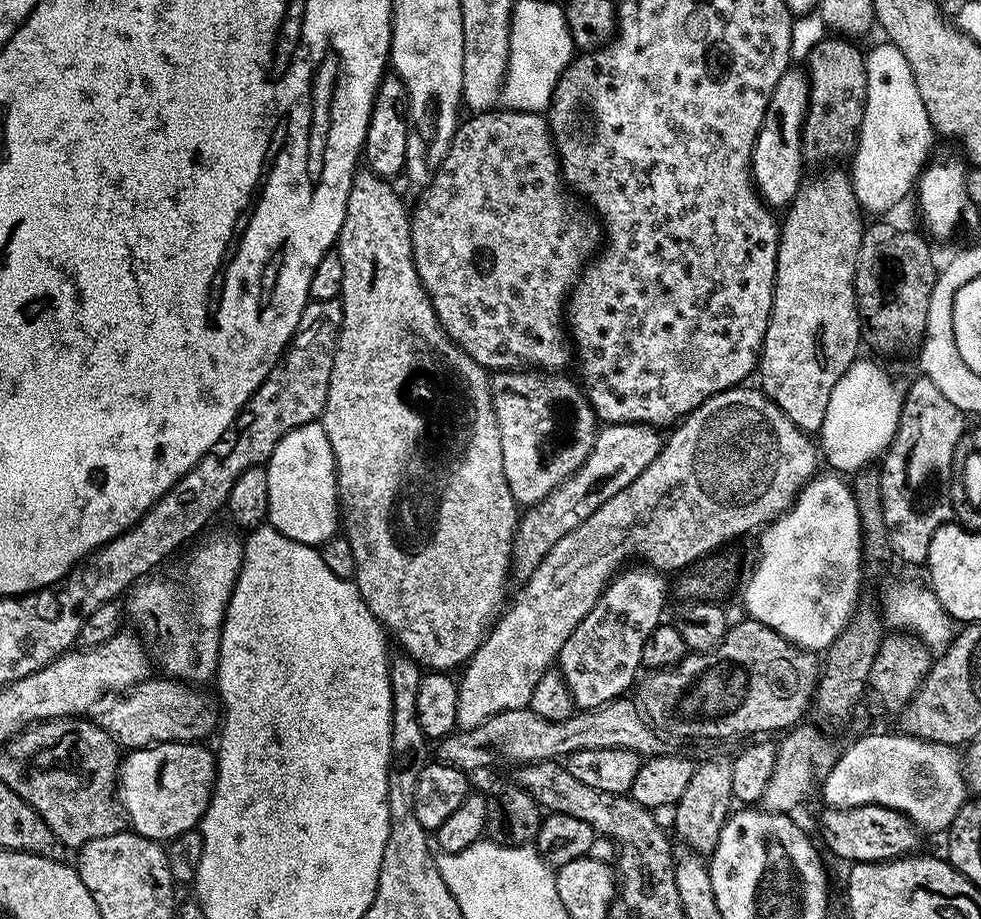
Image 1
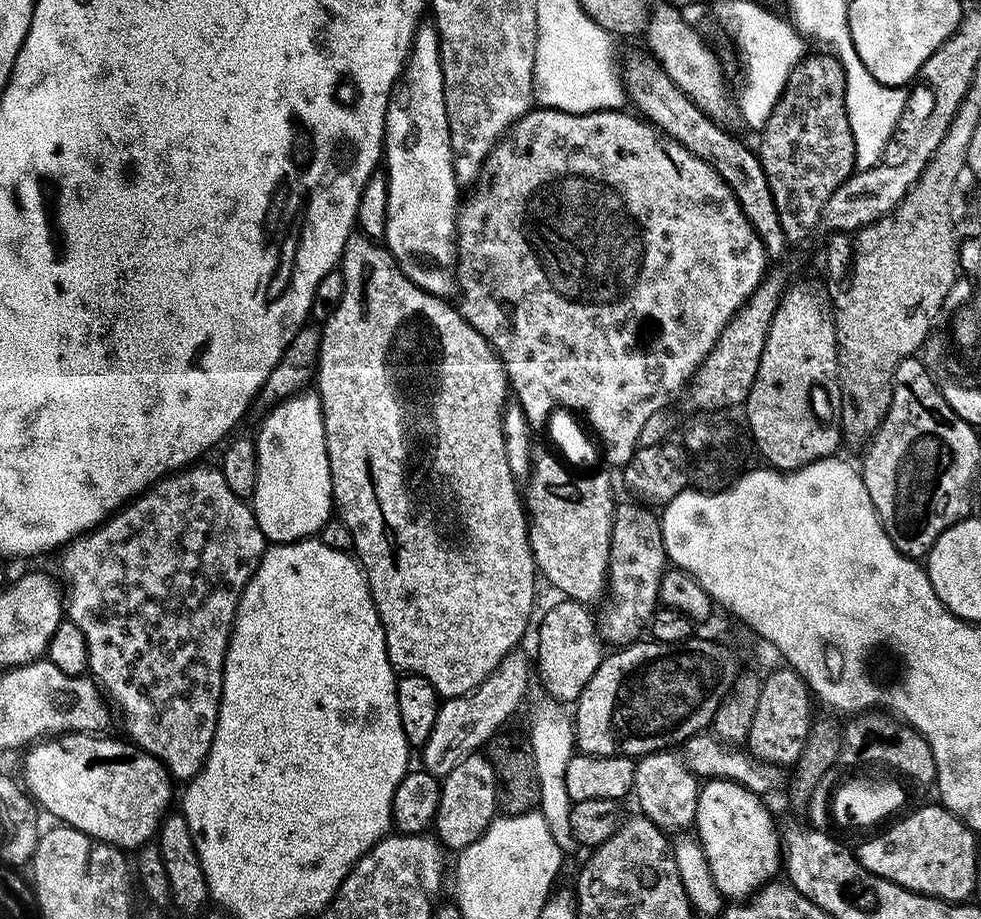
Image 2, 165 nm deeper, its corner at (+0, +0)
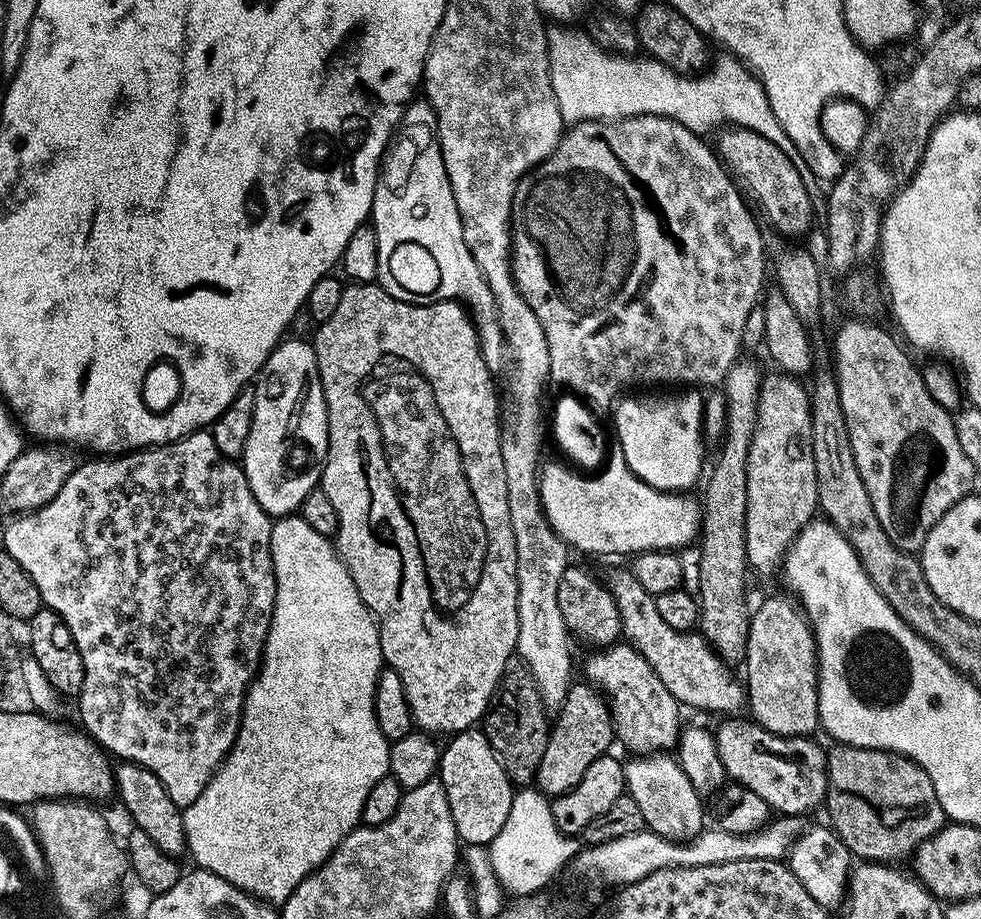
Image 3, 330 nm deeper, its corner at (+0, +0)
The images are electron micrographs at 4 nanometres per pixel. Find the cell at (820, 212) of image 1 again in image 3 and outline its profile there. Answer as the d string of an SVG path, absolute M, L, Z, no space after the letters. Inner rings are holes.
M776 370L773 376L765 375L763 379L760 381L760 393L757 398L757 416L756 416L756 425L753 428L753 436L752 441L749 444L749 456L746 458L746 502L748 505L746 506L746 514L745 514L745 550L748 551L748 567L754 573L756 572L772 572L781 567L782 561L784 559L784 553L787 552L788 548L792 545L793 540L795 540L798 533L800 533L806 525L811 522L818 512L818 478L815 476L815 462L814 462L814 446L812 445L812 401L810 399L810 392L807 387L804 388L799 384L801 382L795 375L785 374L783 371Z

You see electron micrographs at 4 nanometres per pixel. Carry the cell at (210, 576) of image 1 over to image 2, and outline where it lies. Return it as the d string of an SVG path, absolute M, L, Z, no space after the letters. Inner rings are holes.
M189 466L179 469L153 484L134 500L128 501L123 508L112 513L98 528L86 532L74 540L68 541L59 549L60 576L66 589L66 616L82 630L88 650L88 672L97 684L101 685L107 699L124 711L124 728L127 739L144 752L164 763L164 769L176 782L187 782L195 778L202 770L214 742L214 730L218 722L218 710L224 685L224 659L228 653L228 639L232 637L232 623L236 620L238 602L254 574L254 570L264 557L266 541L252 513L251 503L245 497L234 494L226 486L219 467L200 468Z

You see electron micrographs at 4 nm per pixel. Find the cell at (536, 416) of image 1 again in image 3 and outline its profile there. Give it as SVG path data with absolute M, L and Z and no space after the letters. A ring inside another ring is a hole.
M631 570L610 573L606 577L606 585L621 614L623 639L646 658L663 685L681 705L689 704L704 712L728 712L724 714L736 714L740 707L745 707L746 688L741 677L736 677L728 669L731 667L725 659L699 631L679 632L666 626L665 620L658 615L656 597L642 590L642 582L634 578Z

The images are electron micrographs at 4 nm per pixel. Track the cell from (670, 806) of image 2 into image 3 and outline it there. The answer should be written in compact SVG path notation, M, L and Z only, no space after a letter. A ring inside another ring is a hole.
M617 642L592 653L584 666L585 679L601 691L608 701L617 743L636 756L673 751L680 741L682 708L646 658L627 642Z

